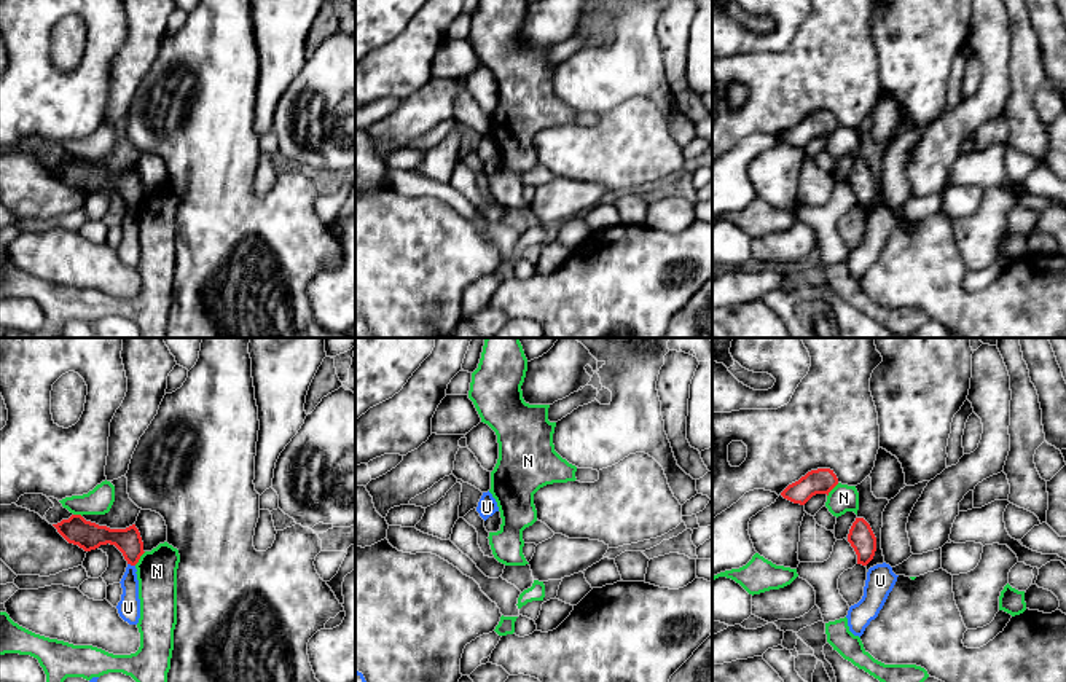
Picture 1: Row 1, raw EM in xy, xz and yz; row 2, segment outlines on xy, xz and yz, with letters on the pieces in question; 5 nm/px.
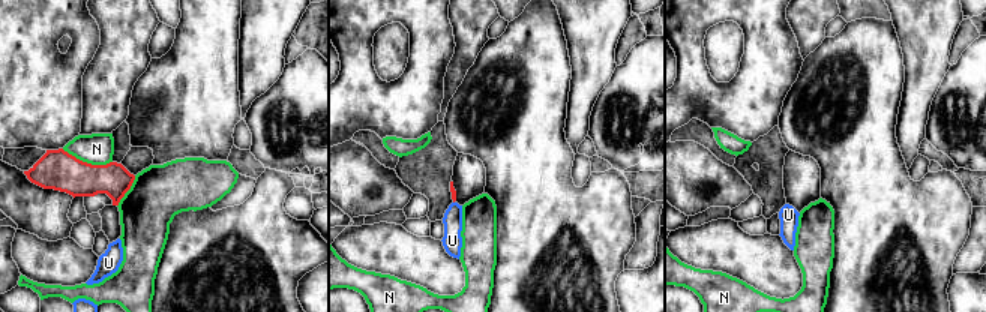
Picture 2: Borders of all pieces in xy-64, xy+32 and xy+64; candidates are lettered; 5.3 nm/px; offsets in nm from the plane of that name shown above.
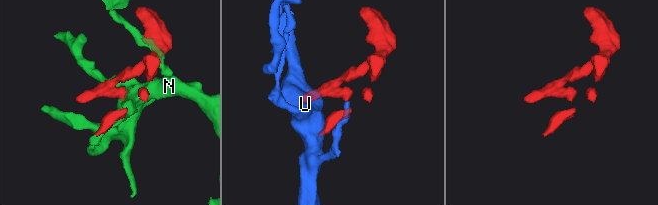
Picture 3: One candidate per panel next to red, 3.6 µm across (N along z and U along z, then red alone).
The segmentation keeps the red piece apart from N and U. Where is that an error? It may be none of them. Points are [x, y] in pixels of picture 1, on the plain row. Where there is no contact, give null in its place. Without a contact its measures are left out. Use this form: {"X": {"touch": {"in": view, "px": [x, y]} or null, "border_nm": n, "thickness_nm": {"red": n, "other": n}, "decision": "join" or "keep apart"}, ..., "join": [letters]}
{"N": {"touch": {"in": "xy", "px": [139, 201]}, "border_nm": 90, "thickness_nm": {"red": 130, "other": 200}, "decision": "keep apart"}, "U": {"touch": {"in": "xy", "px": [131, 207]}, "border_nm": 40, "thickness_nm": {"red": 140, "other": 110}, "decision": "keep apart"}, "join": []}

